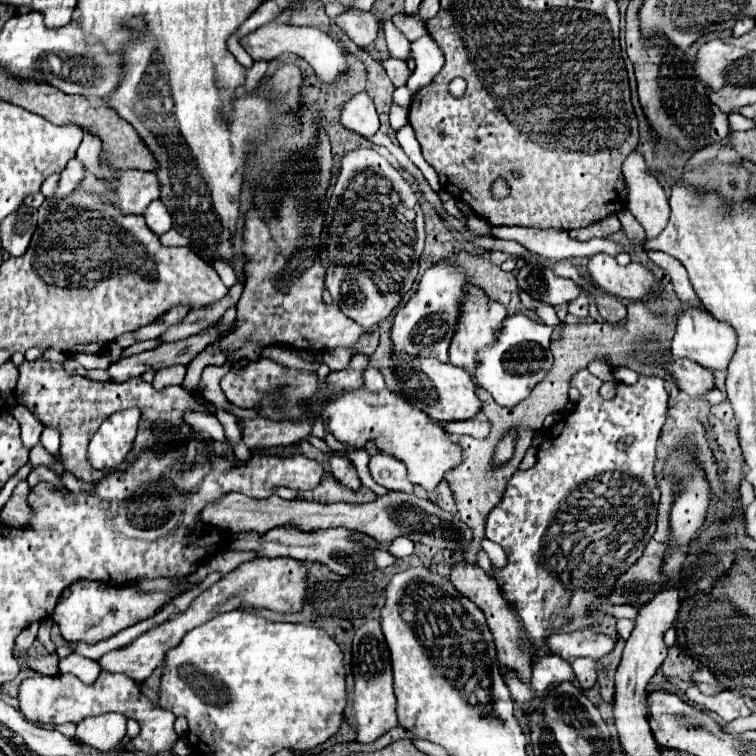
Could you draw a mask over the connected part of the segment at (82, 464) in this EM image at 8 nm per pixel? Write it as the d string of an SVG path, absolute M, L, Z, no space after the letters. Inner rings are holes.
M23 361L19 367L19 381L15 389L17 403L23 405L45 425L53 427L61 433L61 461L65 471L73 473L81 481L101 481L105 477L105 471L91 469L87 461L87 443L89 433L95 433L97 427L103 423L105 417L109 417L113 411L127 409L127 407L139 407L141 409L141 421L139 421L139 433L133 443L133 449L127 457L127 463L133 463L143 451L153 453L165 453L165 449L179 449L183 447L193 435L193 427L185 423L185 413L189 411L201 411L211 413L209 403L201 403L201 397L197 393L187 391L181 385L169 385L165 389L155 389L151 383L145 383L141 377L135 377L131 381L125 381L123 385L111 385L111 383L95 383L81 375L67 375L63 371L61 363L45 363L45 361Z

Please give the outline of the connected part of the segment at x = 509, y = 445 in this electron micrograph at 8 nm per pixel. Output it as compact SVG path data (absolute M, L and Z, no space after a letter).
M509 433L507 437L503 437L503 443L497 445L497 451L495 451L495 463L503 463L503 461L509 461L511 459L511 453L513 453L513 441L515 441L515 435Z

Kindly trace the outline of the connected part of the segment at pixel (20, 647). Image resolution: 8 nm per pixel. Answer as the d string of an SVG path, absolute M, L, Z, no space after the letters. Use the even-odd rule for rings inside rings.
M29 625L29 627L15 639L15 649L17 649L17 651L27 651L27 649L33 645L33 641L35 641L35 637L37 637L37 627L39 627L39 625Z

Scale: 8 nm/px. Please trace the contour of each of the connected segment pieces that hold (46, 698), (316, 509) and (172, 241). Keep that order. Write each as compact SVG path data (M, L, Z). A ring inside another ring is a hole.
M101 673L93 685L83 685L75 675L37 675L31 679L25 679L21 683L18 693L19 709L23 715L33 723L79 723L91 715L103 715L107 711L123 713L129 719L135 719L141 727L141 733L135 737L135 747L143 753L161 753L171 751L177 743L177 733L173 731L175 715L171 711L163 711L157 705L151 705L149 699L139 691L139 685L123 677L121 673Z
M391 491L383 497L377 497L375 501L367 505L351 505L351 503L331 503L331 505L321 505L321 503L311 503L305 499L297 501L285 501L277 495L271 495L267 499L251 499L243 493L227 493L215 503L205 505L199 511L199 519L207 525L219 527L229 533L239 533L239 531L257 531L257 533L267 533L273 527L279 527L283 523L295 523L305 531L313 529L329 529L329 527L347 527L355 529L361 533L367 533L369 537L391 543L397 537L407 537L415 543L429 545L437 551L467 551L473 543L473 531L455 515L443 511L429 499L419 499L417 495L407 495L399 491Z
M171 229L169 233L163 233L159 241L163 241L163 245L189 245L189 241L183 235L179 235L175 229Z

